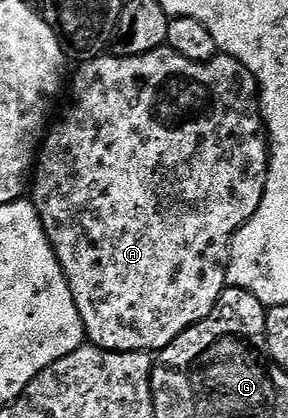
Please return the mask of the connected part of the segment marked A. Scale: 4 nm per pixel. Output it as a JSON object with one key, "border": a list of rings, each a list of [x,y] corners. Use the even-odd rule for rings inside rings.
{"border":[[[168,48],[152,50],[143,56],[127,56],[126,58],[102,56],[100,58],[92,58],[90,62],[80,63],[76,69],[77,75],[73,78],[73,95],[69,98],[69,107],[66,108],[65,115],[63,115],[57,123],[55,123],[56,121],[52,123],[51,129],[46,133],[41,144],[41,149],[37,155],[35,173],[31,178],[31,194],[33,190],[31,201],[33,207],[39,212],[43,228],[47,232],[49,242],[53,245],[55,256],[63,268],[65,279],[71,288],[71,296],[75,300],[75,308],[79,308],[79,316],[83,320],[86,339],[88,339],[92,345],[103,348],[104,350],[144,350],[146,352],[160,352],[163,348],[167,348],[167,344],[171,344],[171,340],[178,338],[184,330],[191,328],[199,320],[203,320],[215,309],[219,296],[227,288],[227,279],[229,276],[229,249],[233,243],[233,238],[237,235],[238,228],[247,220],[251,220],[251,216],[255,216],[255,212],[263,200],[263,192],[267,184],[267,172],[269,171],[269,142],[266,138],[267,131],[263,121],[263,102],[259,97],[257,80],[245,65],[226,54],[218,53],[217,57],[207,60],[206,62],[192,62]]]}

